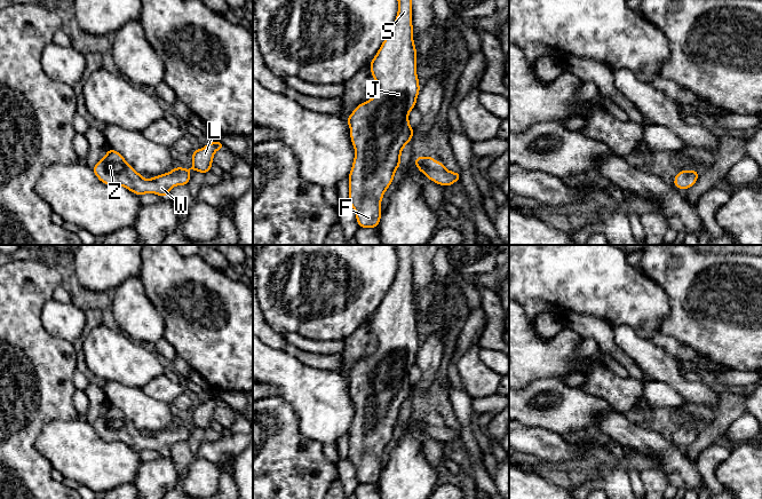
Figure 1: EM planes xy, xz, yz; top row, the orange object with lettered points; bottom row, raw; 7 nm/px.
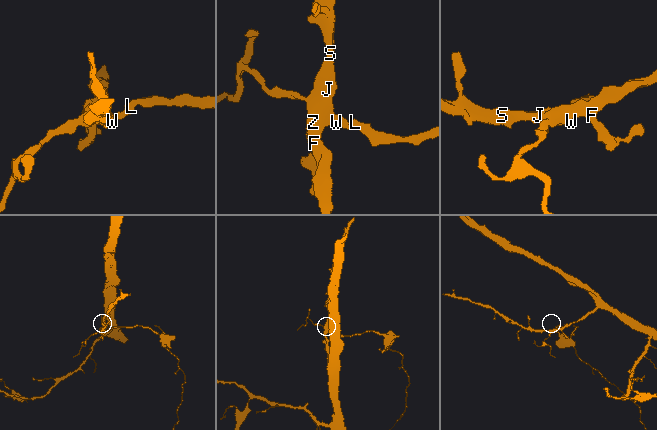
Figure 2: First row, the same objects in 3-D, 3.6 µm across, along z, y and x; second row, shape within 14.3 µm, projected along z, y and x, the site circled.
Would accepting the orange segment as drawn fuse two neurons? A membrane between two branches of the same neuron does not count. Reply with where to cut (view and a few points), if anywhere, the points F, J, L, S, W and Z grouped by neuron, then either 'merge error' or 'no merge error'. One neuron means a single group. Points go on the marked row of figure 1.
no cut | F J L S W Z | no merge error

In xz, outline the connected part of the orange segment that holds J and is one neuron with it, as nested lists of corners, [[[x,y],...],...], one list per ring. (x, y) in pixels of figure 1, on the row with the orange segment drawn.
[[[398,0],[395,23],[370,68],[376,81],[376,93],[367,102],[358,104],[347,119],[355,148],[355,159],[348,179],[348,203],[355,209],[360,228],[378,228],[382,215],[382,197],[400,165],[402,150],[414,133],[408,122],[408,113],[415,108],[420,86],[416,76],[416,48],[413,41],[412,0]]]

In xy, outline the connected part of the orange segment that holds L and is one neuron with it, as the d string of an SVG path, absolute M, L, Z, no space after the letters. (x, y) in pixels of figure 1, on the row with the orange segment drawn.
M220 141L211 142L199 150L193 150L191 153L193 159L191 168L176 166L173 171L150 180L143 179L118 151L109 149L108 153L93 167L93 172L106 185L118 184L125 187L137 196L156 193L165 198L173 187L188 185L190 169L203 174L211 172L214 153L224 148L225 145Z

